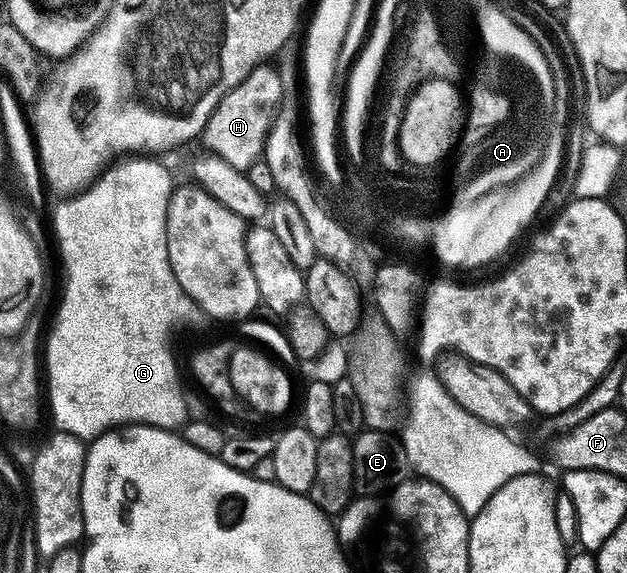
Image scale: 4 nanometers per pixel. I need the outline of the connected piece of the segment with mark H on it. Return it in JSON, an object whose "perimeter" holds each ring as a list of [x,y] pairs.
{"perimeter":[[[272,64],[256,66],[233,90],[226,92],[214,108],[210,120],[204,125],[202,141],[211,153],[217,154],[226,164],[248,171],[261,161],[268,144],[268,130],[284,102],[284,78]]]}

